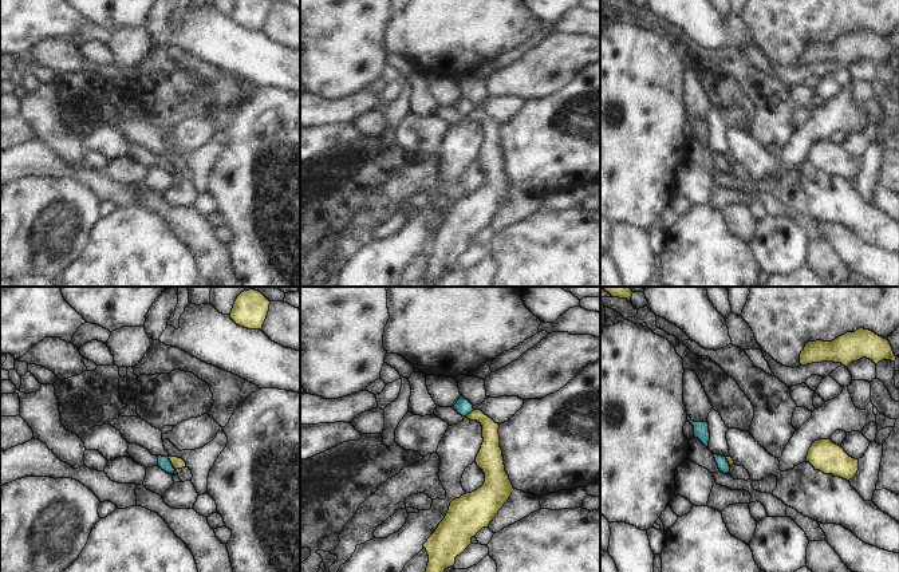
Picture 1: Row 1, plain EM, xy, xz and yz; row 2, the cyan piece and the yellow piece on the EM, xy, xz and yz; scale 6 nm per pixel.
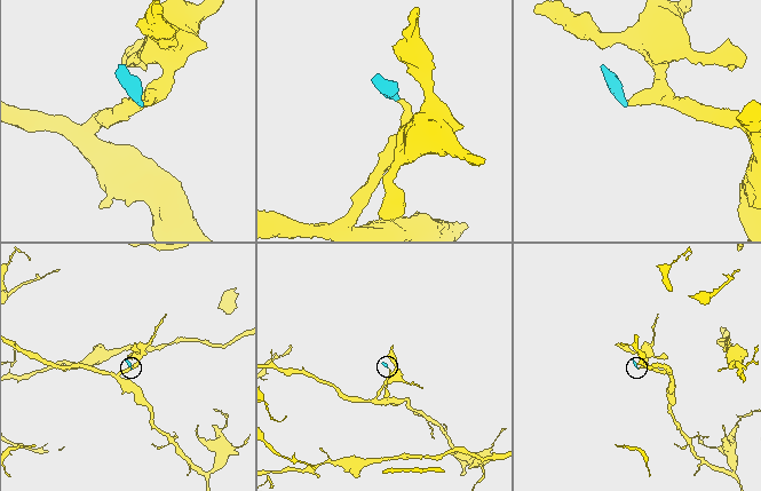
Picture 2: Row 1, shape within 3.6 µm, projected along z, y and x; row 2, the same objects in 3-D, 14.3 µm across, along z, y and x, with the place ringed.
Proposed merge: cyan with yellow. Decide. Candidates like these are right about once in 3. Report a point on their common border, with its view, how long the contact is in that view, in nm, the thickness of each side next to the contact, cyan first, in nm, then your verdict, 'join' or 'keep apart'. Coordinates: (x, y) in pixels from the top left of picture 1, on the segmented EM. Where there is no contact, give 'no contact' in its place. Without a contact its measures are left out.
xy (170, 464) | 90 nm | 80/70 nm | keep apart

